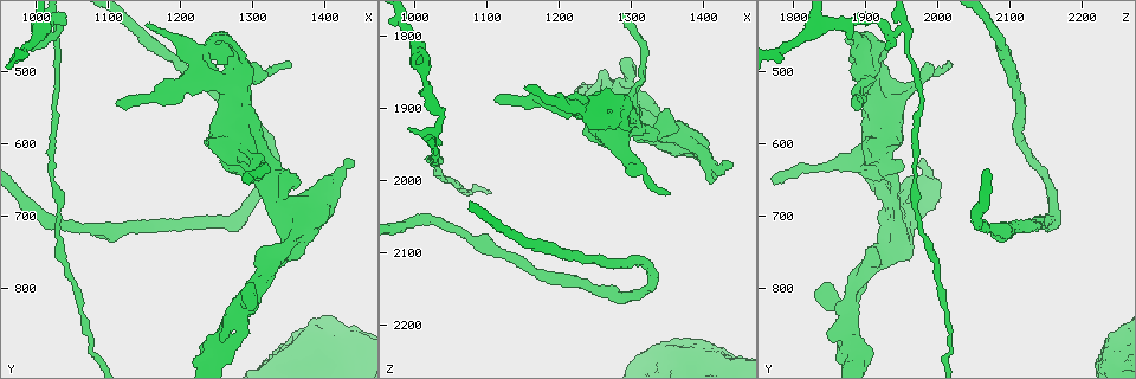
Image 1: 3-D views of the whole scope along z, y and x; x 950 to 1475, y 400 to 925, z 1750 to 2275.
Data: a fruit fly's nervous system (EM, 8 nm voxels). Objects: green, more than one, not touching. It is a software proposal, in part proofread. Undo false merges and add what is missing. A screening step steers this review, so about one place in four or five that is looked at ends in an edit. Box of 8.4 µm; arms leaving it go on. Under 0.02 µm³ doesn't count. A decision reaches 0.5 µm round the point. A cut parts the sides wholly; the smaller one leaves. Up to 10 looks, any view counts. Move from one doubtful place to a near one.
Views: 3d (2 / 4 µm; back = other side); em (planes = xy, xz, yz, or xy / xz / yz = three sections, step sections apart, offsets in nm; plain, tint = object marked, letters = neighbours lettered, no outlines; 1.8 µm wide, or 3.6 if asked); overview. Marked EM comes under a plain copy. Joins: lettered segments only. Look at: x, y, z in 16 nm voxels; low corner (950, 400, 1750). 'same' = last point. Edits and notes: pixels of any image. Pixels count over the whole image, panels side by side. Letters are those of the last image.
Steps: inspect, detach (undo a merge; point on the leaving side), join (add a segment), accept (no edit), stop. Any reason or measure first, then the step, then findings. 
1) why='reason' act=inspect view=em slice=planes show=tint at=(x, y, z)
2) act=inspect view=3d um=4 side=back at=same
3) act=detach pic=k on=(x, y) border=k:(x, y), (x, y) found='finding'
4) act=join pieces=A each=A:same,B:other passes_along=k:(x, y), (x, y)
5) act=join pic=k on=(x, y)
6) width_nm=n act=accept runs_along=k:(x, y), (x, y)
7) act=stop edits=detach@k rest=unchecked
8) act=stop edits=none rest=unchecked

act=inspect view=3d um=2 at=(1255, 865, 1870)

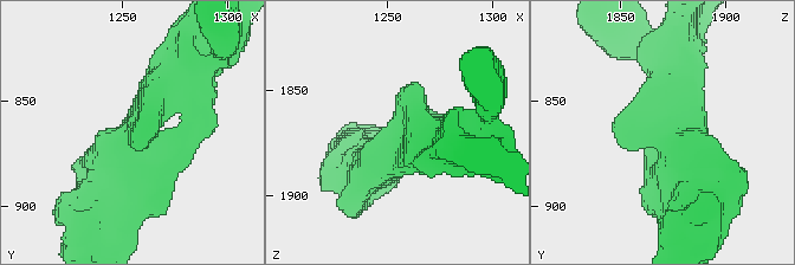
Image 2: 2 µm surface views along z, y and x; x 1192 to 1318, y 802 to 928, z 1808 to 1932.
why='need the tissue' act=inspect view=em slice=planes show=letters at=(1255, 866, 1871)

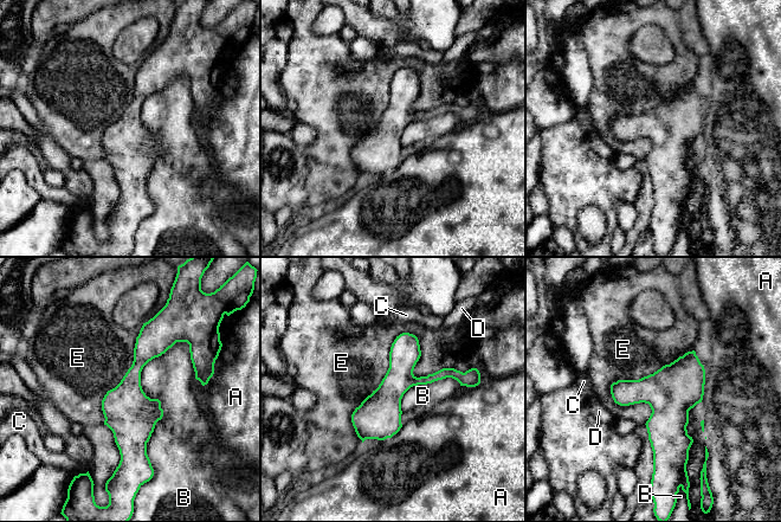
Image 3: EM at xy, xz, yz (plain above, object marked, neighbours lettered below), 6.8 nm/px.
width_nm=280 act=accept each=A:other,B:other,C:other,D:other,E:other border=3:(694, 349), (618, 379), (613, 401) found='one cell here'

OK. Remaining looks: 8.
why='abrupt turn' act=inspect view=3d um=2 side=back at=(1260, 465, 1910)

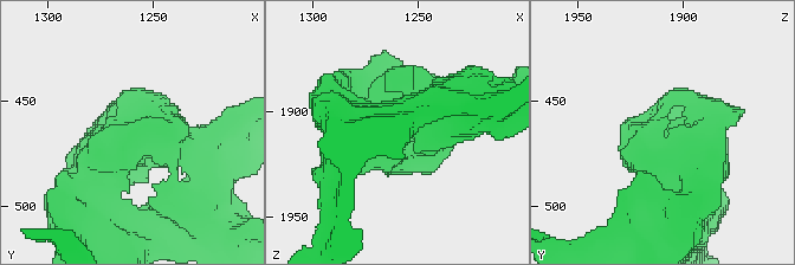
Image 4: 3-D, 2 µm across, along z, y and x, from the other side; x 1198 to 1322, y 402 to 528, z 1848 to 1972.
act=inspect view=em slice=planes show=letters at=(1258, 464, 1911)

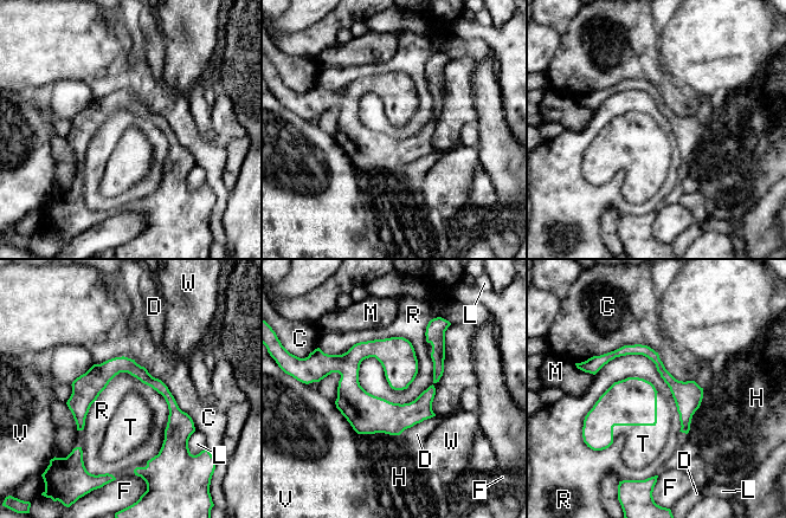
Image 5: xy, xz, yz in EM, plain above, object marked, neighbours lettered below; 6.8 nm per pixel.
act=join pieces=T each=C:other,D:other,F:other,H:other,L:other,M:other,R:other,T:same,V:other,W:other passes_along=5:(632, 401), (642, 425), (643, 444) found='the cell continues'

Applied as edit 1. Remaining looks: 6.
why='redraw' act=inspect view=overview

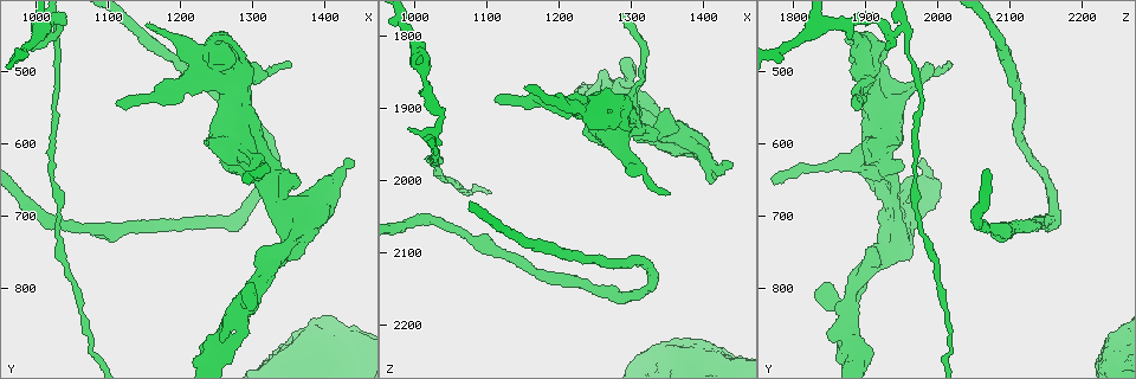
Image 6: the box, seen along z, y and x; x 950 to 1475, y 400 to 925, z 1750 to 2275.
why='sharp bend' act=inspect view=em slice=planes show=letters at=(1030, 445, 1940)

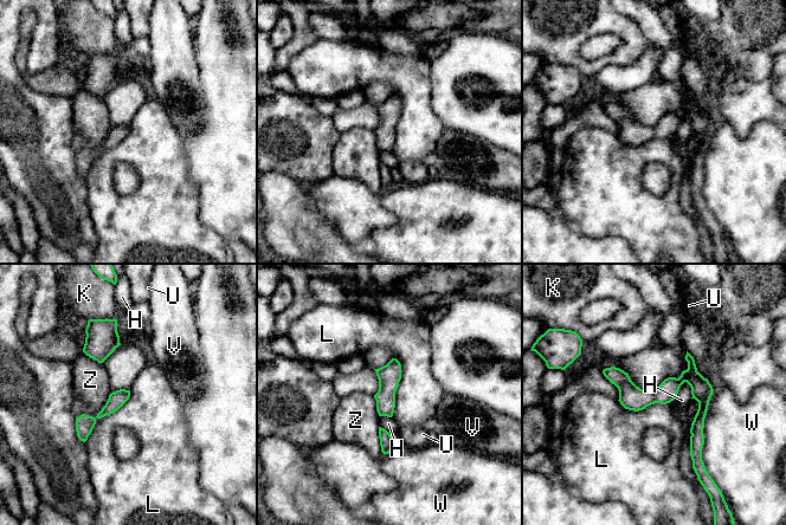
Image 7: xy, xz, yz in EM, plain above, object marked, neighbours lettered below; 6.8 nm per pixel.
width_nm=120 act=detach pic=7 on=(667, 391) each=H:other,K:other,L:other,U:other,V:other,W:other,Z:other part_leaving=7:(606, 371), (636, 396), (677, 384) found='two cells meet here'

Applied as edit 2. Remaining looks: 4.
why='arms run side by side' act=inspect view=em um=3.6 slice=planes show=tint at=(1285, 615, 1920)

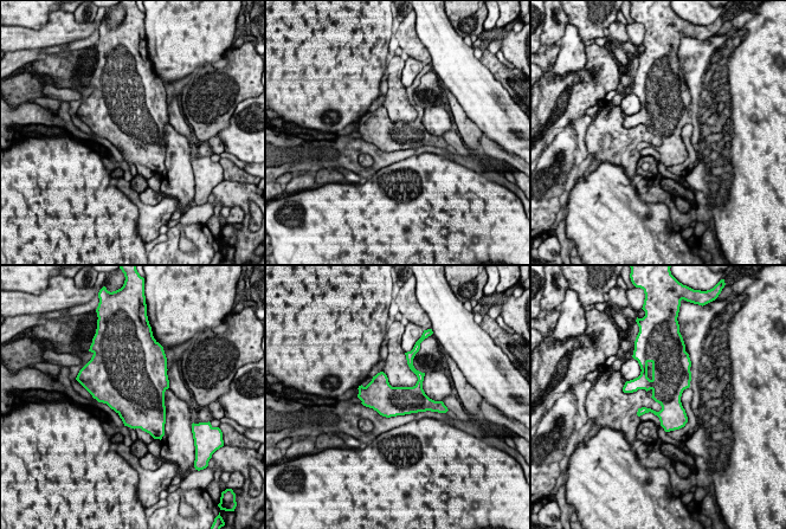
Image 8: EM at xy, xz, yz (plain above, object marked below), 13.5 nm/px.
why='see the neighbours' act=inspect view=em um=3.6 slice=planes show=letters at=same

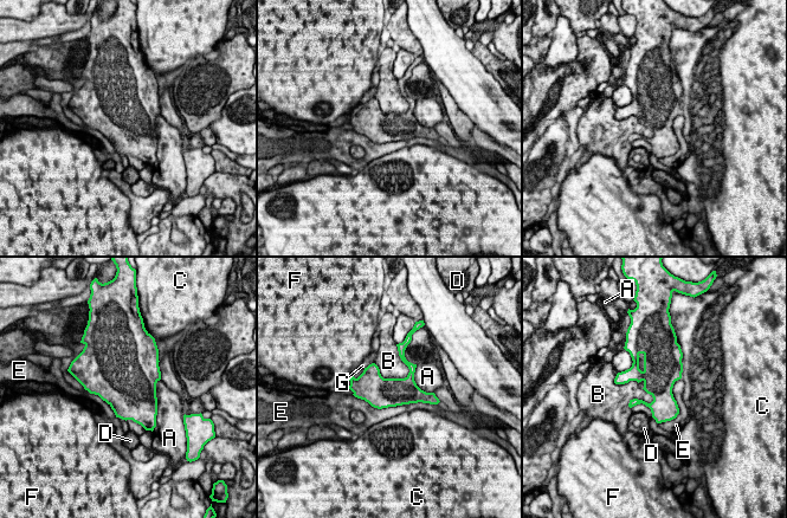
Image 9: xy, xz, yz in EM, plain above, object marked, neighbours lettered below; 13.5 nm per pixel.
width_nm=420 act=accept each=A:other,B:other,C:other,D:other,E:other,F:other,G:other found='one cell here'

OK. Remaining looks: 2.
act=stop edits=join@5,detach@7 rest=unchecked

